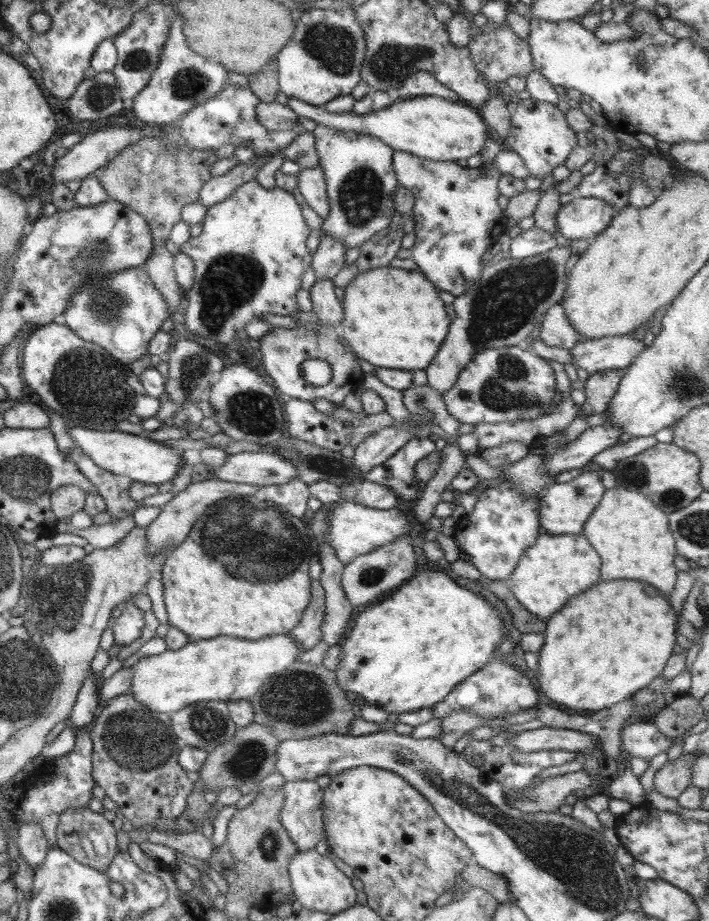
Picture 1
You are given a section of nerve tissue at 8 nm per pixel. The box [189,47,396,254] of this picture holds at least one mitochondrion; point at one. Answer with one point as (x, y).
(360, 194)

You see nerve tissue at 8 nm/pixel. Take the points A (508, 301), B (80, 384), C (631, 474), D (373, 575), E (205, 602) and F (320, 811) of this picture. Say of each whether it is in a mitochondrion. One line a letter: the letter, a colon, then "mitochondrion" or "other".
A: mitochondrion
B: mitochondrion
C: mitochondrion
D: mitochondrion
E: other
F: other

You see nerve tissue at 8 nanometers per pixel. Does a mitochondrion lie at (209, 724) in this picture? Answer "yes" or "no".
yes

